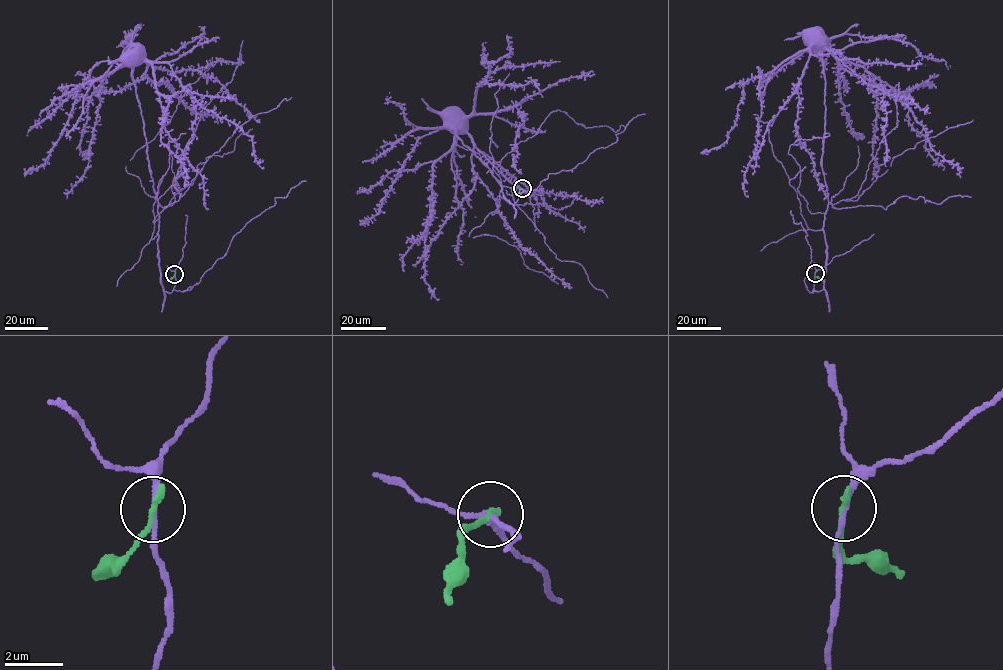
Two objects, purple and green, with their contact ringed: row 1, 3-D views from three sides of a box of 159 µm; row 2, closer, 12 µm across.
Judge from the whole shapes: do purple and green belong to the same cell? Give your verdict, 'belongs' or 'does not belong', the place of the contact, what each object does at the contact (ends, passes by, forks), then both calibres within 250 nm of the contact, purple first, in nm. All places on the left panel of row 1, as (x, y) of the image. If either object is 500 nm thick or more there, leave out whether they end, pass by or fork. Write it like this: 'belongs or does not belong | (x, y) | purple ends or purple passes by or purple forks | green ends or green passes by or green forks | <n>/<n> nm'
does not belong | (174, 274) | purple passes by | green ends | 150/240 nm

